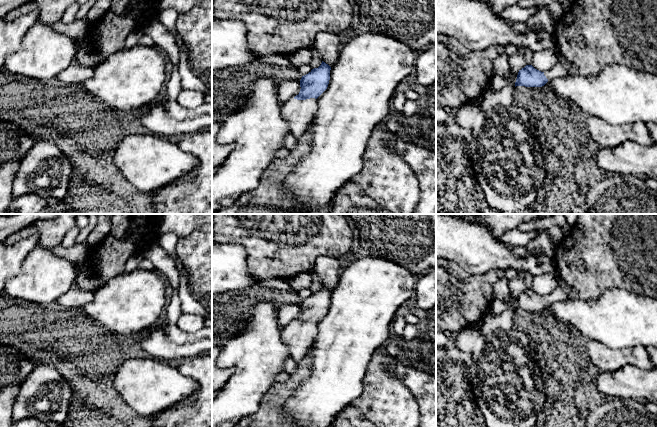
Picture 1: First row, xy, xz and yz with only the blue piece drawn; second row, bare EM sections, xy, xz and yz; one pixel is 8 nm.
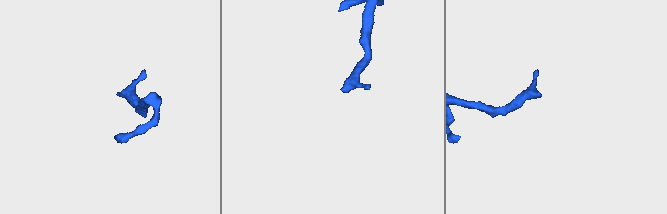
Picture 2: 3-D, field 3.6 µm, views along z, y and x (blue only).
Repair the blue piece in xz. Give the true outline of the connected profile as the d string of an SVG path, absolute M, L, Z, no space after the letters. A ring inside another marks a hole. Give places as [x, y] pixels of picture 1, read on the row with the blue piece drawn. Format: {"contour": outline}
{"contour": "M322 61L318 68L312 69L300 80L300 92L294 98L283 103L283 117L289 125L289 134L294 137L302 136L309 128L317 111L317 98L327 89L330 80L331 67Z"}

